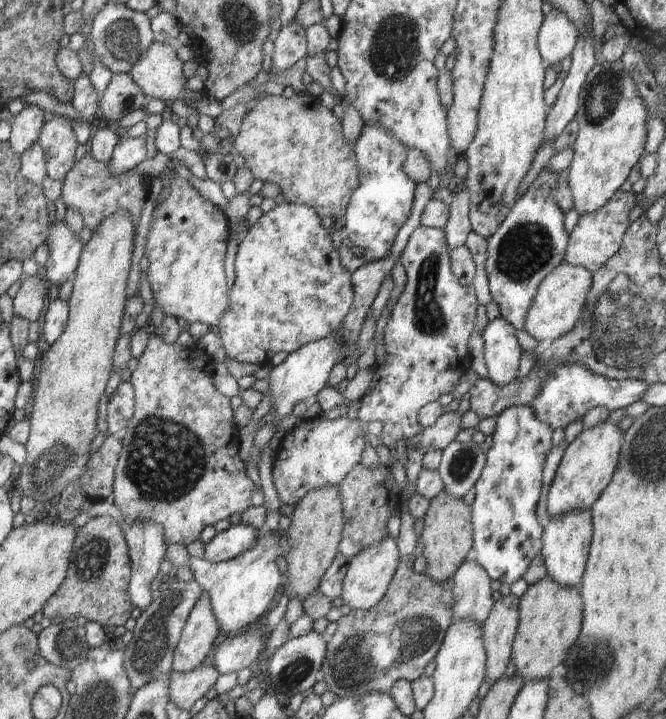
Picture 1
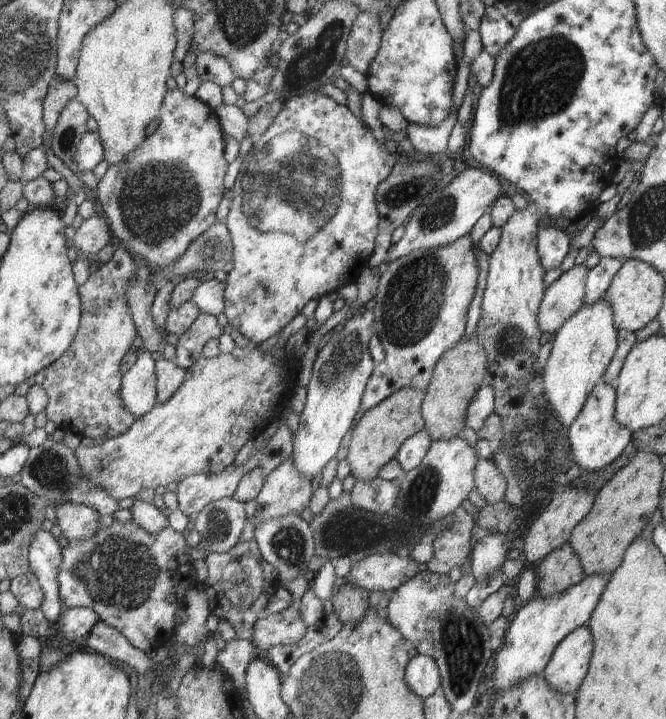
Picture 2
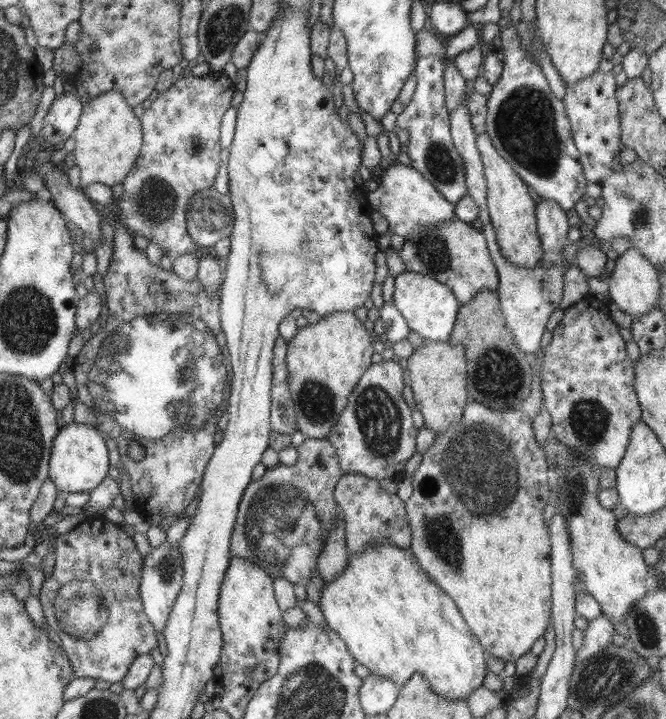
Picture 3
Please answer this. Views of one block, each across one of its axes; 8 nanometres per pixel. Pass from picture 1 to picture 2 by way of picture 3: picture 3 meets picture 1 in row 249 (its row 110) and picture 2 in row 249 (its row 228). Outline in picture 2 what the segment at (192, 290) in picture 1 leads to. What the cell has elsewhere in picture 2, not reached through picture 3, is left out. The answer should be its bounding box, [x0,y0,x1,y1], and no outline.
[93,87,242,268]

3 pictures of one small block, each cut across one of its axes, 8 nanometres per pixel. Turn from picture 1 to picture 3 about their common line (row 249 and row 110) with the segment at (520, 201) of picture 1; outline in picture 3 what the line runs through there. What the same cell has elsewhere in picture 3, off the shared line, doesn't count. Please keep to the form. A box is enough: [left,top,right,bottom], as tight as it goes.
[485,13,587,212]

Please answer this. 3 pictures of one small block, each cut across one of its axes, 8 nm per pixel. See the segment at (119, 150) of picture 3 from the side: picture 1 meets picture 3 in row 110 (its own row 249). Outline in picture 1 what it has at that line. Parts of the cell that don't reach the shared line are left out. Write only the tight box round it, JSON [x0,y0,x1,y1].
[14,211,135,508]

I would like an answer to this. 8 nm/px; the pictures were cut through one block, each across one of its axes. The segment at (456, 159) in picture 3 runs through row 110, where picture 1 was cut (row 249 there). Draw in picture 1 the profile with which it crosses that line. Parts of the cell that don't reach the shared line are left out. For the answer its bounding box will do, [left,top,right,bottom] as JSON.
[357,224,479,486]

